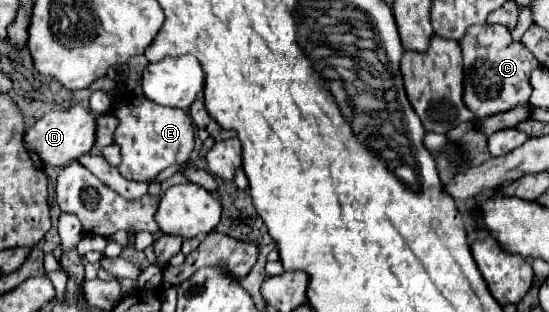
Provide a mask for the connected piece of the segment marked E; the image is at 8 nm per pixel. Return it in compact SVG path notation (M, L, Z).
M122 97L116 105L116 111L112 107L112 113L118 117L118 127L114 131L114 143L120 147L120 153L122 153L122 163L118 167L120 175L126 179L132 179L132 181L148 183L148 193L156 196L151 192L160 192L161 190L160 183L156 182L158 173L174 163L186 163L194 149L194 125L192 125L190 115L184 109L164 107L146 97Z

